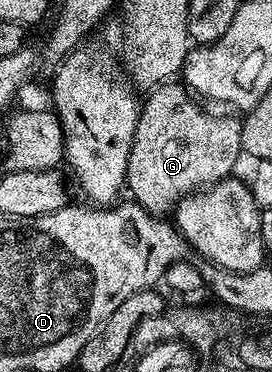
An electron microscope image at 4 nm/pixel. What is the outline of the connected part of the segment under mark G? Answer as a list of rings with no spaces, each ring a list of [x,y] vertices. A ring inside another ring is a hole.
[[[161,83],[143,98],[126,189],[132,192],[131,200],[148,213],[159,214],[163,205],[171,206],[187,194],[218,184],[235,170],[236,160],[242,157],[241,118],[211,117],[199,103],[180,83]]]

